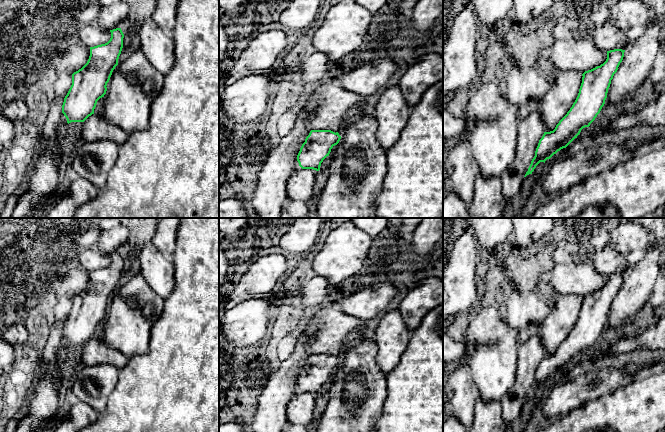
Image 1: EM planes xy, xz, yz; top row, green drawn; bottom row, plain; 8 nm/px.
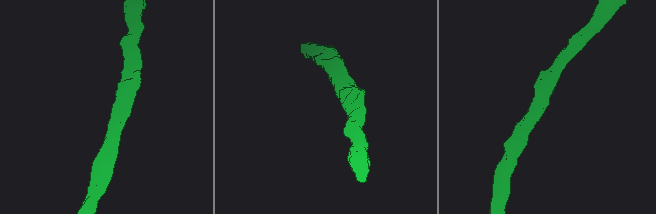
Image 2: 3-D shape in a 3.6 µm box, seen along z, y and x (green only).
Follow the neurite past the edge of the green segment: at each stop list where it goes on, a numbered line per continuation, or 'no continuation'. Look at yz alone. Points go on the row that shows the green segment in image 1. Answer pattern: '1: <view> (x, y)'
no continuation

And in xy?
no continuation

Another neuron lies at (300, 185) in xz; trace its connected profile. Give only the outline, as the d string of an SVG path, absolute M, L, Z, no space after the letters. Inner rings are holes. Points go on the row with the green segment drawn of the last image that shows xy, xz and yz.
M295 170L287 181L286 194L291 200L302 200L309 202L313 196L316 170Z

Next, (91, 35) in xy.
M92 23L82 27L78 34L80 42L89 48L105 44L111 38L110 30L102 28L97 23Z

